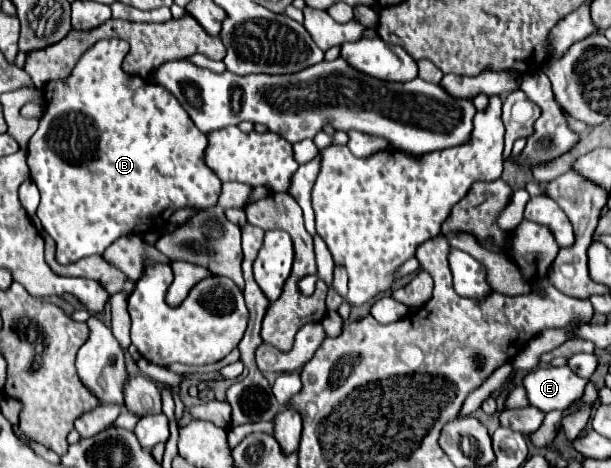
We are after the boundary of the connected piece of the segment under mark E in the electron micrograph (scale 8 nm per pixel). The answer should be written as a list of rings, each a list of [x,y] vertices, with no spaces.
[[[539,366],[523,378],[531,406],[551,412],[565,410],[583,396],[587,380],[571,372],[569,366]]]

